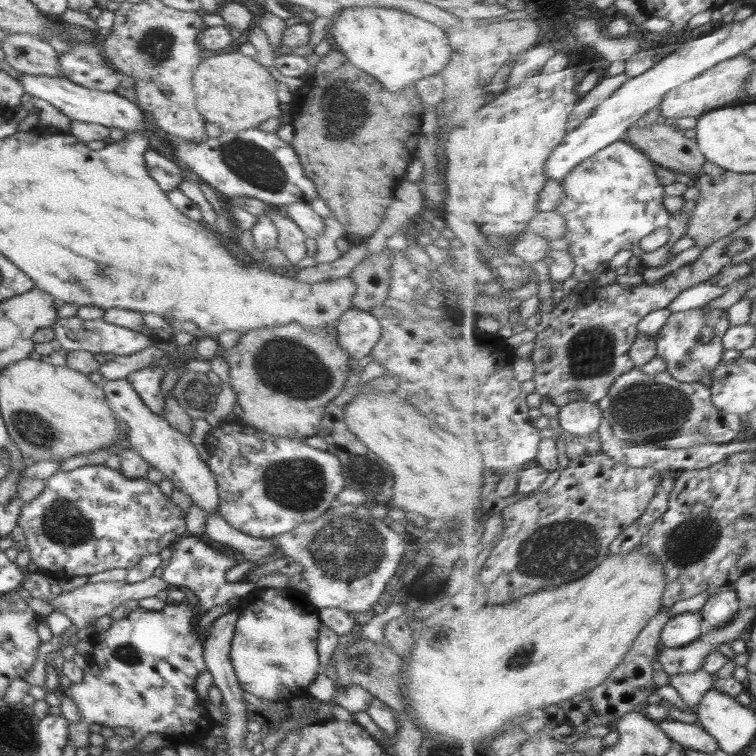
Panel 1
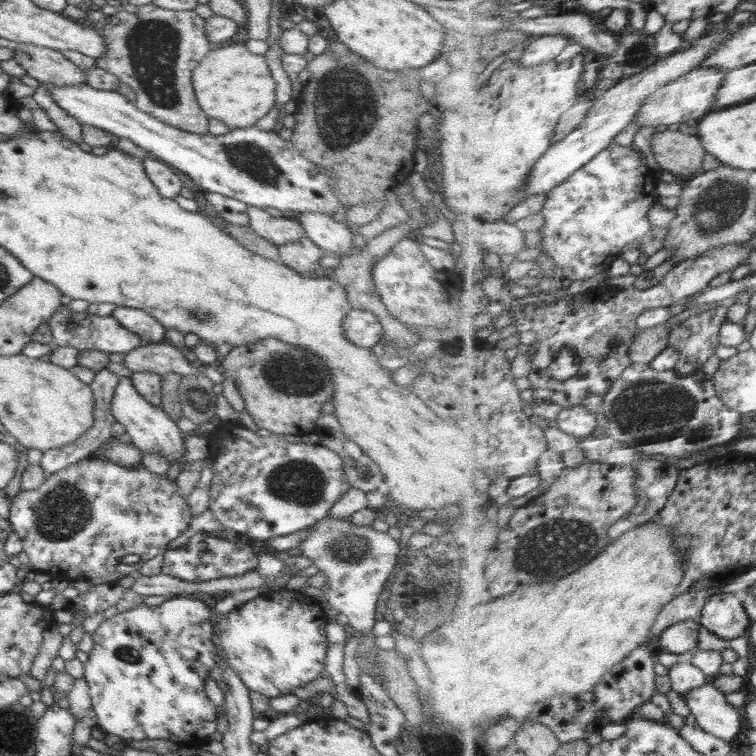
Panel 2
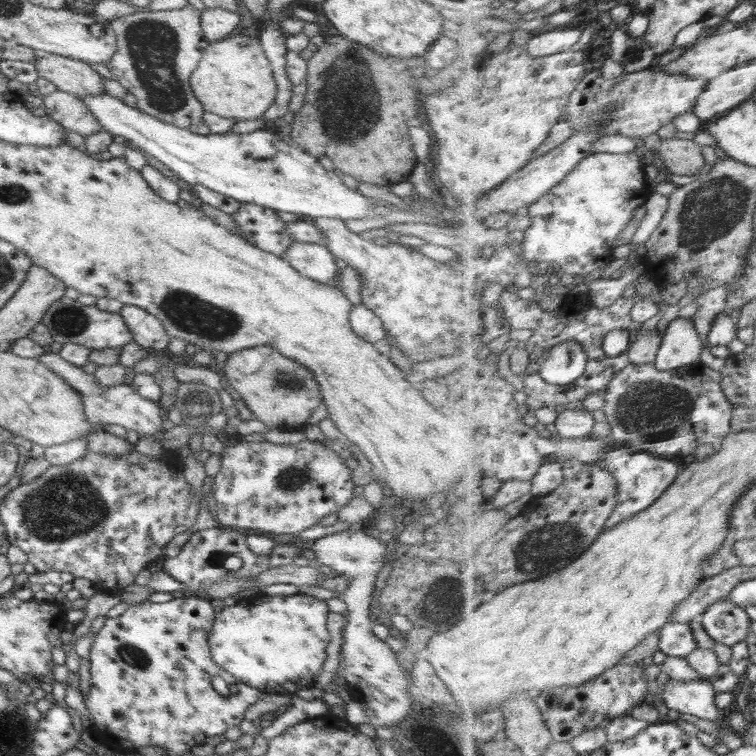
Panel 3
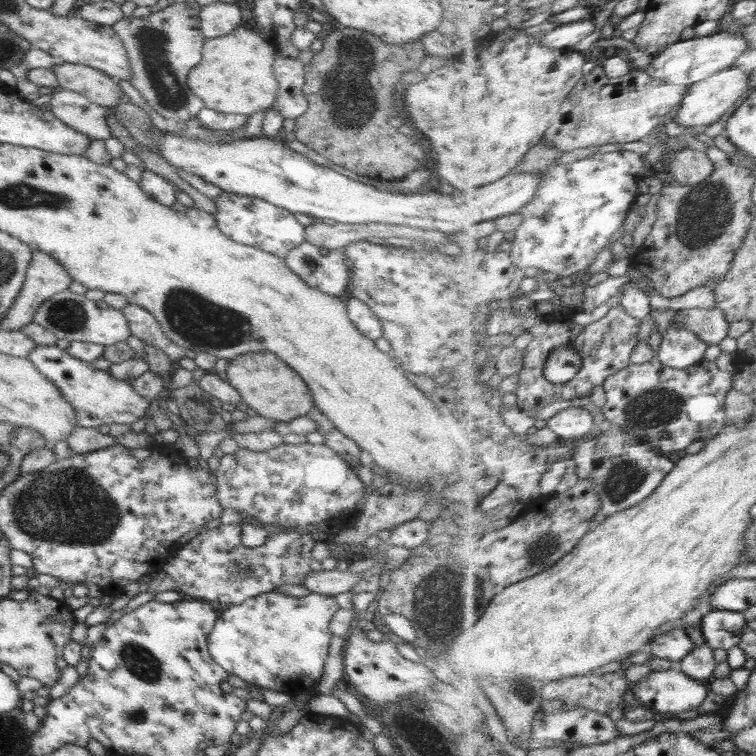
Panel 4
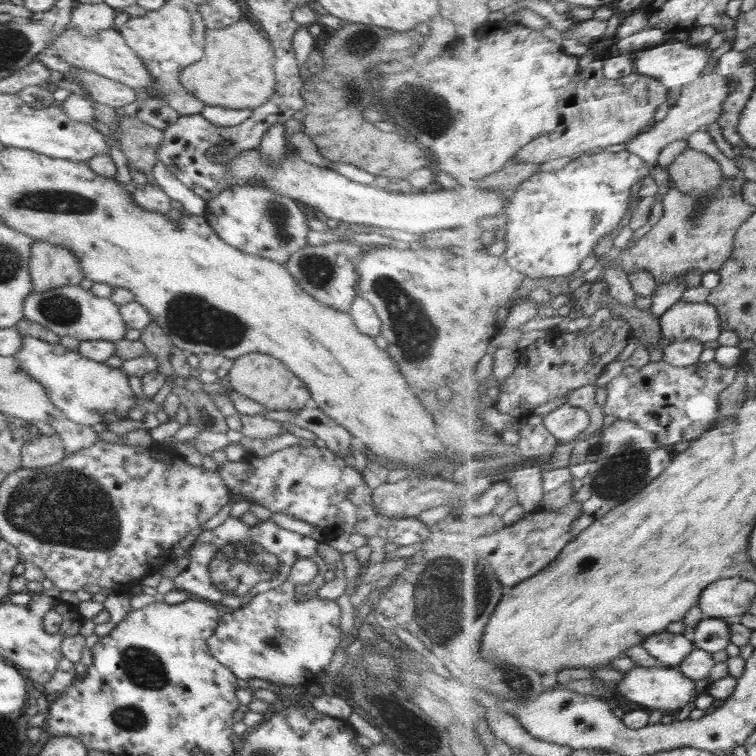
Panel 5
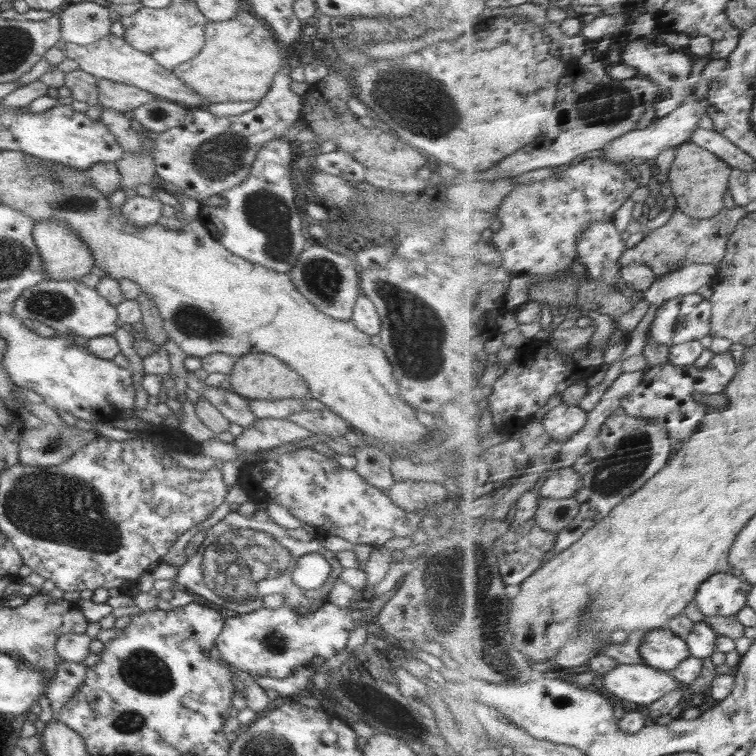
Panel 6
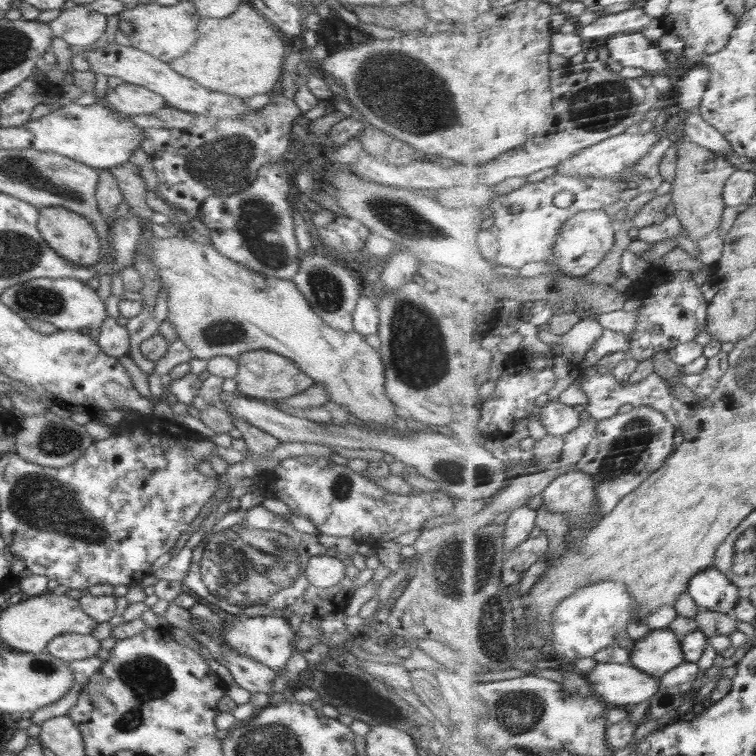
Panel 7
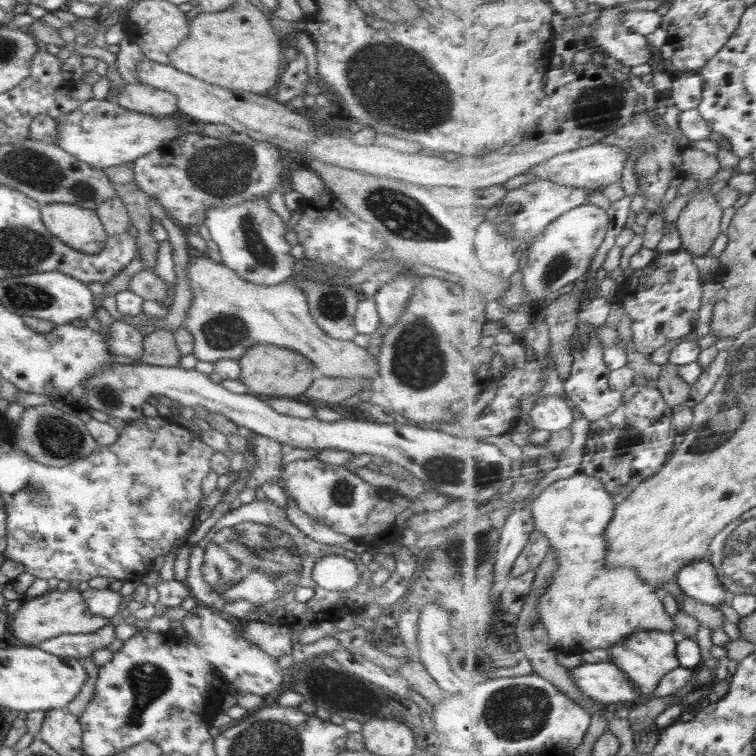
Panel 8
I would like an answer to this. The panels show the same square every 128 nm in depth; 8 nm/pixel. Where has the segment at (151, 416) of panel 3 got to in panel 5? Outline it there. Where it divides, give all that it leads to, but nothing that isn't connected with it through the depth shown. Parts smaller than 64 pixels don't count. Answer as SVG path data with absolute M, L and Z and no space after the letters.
M22 335L22 350L12 357L20 362L24 371L42 384L52 404L67 420L93 427L96 424L109 424L136 415L138 400L129 386L129 376L124 370L86 358L59 342L46 342L32 336Z

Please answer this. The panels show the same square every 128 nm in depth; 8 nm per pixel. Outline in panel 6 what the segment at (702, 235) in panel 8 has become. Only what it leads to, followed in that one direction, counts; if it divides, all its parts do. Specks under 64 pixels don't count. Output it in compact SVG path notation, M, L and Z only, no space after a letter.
M692 140L677 147L676 159L670 170L672 193L676 197L678 208L688 215L700 219L712 219L725 208L724 198L730 189L734 167L720 155L710 149L694 143Z

